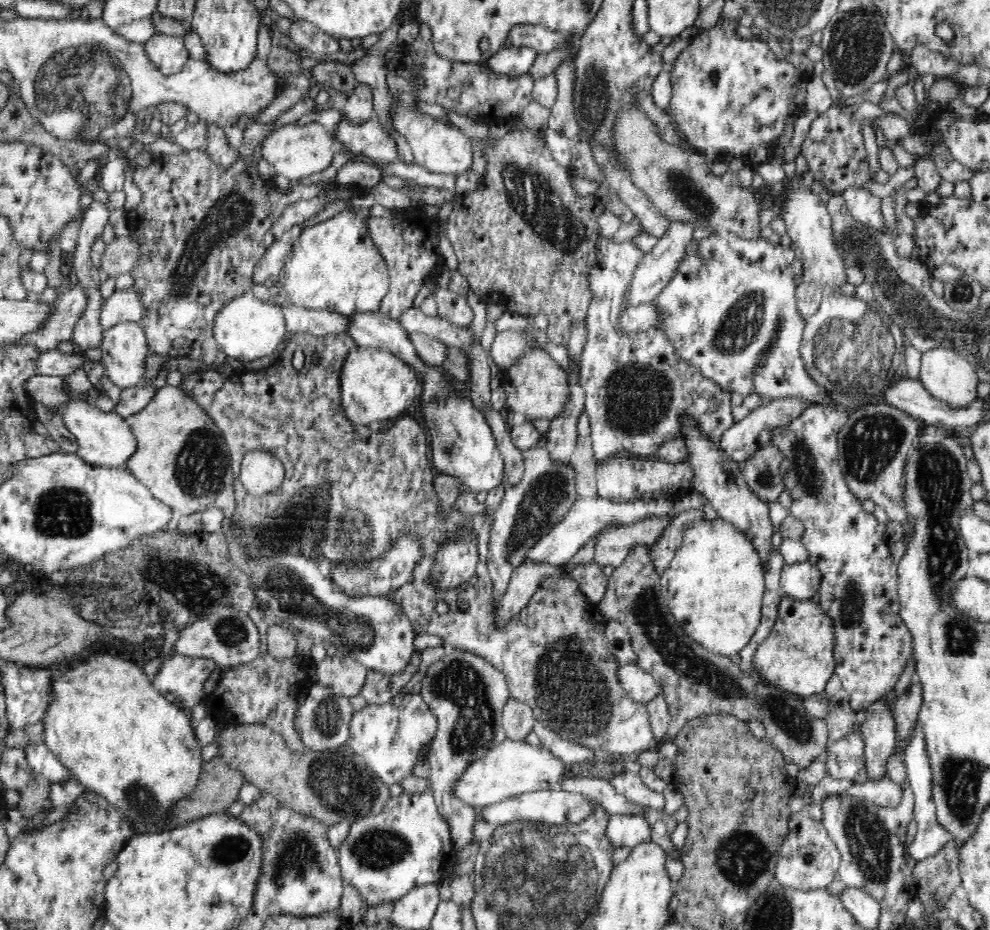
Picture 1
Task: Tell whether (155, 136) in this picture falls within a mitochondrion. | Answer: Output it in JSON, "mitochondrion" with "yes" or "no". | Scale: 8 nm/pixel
{"mitochondrion":"no"}

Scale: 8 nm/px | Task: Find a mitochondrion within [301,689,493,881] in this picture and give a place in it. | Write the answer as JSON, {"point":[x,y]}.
{"point":[341,788]}

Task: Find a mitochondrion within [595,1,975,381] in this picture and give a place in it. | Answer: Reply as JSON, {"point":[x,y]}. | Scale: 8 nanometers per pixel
{"point":[856,48]}

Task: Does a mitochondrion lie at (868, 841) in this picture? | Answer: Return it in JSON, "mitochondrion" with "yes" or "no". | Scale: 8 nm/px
{"mitochondrion":"yes"}

